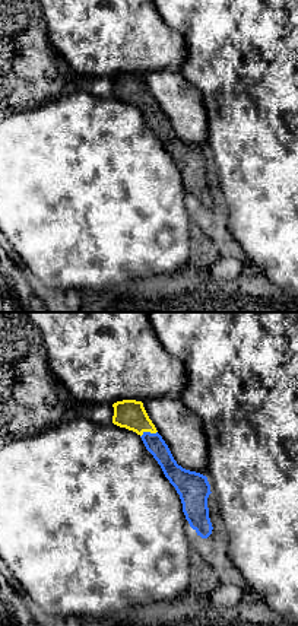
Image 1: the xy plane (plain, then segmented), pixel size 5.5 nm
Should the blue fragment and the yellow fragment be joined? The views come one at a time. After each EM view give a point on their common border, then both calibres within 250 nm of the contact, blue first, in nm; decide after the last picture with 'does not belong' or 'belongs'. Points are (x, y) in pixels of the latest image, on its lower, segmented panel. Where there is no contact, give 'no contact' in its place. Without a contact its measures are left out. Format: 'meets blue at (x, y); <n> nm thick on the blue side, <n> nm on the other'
meets blue at (148, 432); 110 nm thick on the blue side, 160 nm on the other

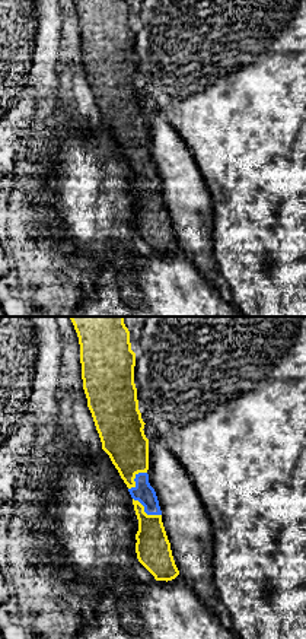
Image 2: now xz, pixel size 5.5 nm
meets blue at (146, 512); 110 nm thick on the blue side, 190 nm on the other

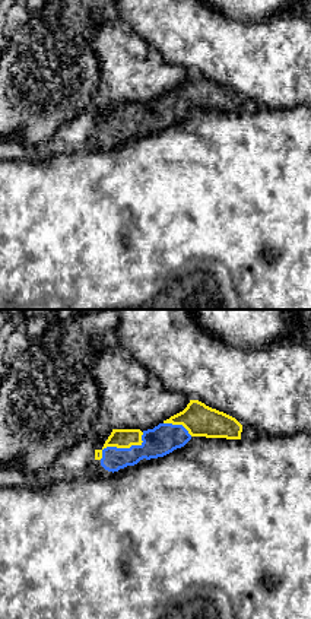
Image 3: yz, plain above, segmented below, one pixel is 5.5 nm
meets blue at (121, 448); 160 nm thick on the blue side, 110 nm on the other

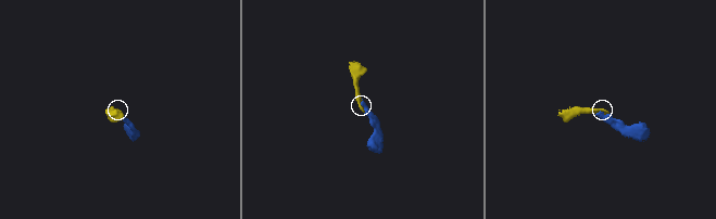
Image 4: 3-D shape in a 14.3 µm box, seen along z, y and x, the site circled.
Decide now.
belongs

